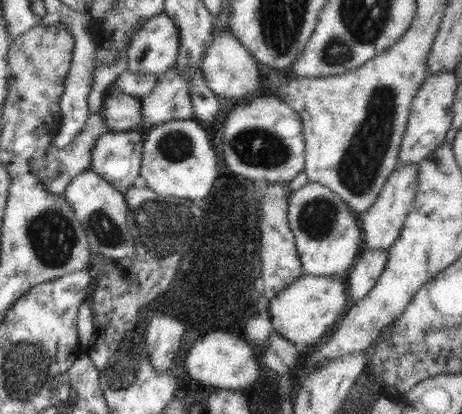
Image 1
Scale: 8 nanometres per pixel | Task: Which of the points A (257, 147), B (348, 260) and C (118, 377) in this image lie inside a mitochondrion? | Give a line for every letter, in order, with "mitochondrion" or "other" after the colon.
A: mitochondrion
B: other
C: mitochondrion

